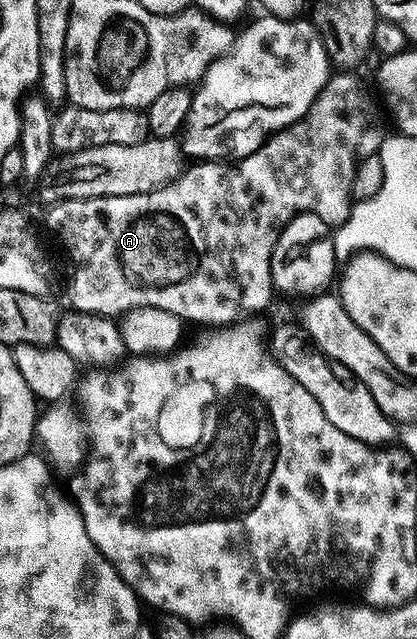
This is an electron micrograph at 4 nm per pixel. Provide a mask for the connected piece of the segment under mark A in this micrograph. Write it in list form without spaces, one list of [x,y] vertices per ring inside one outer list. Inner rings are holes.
[[[332,74],[329,75],[326,86],[318,94],[318,98],[314,98],[314,102],[310,106],[310,110],[305,116],[298,122],[294,122],[289,128],[284,128],[281,132],[273,132],[271,136],[265,140],[258,150],[254,150],[254,154],[250,154],[246,158],[237,160],[235,162],[196,162],[191,166],[193,168],[185,167],[181,171],[180,175],[176,179],[169,181],[168,184],[161,185],[160,188],[153,189],[152,192],[146,192],[144,194],[126,194],[125,196],[99,196],[98,198],[90,198],[89,200],[62,200],[59,204],[53,204],[47,209],[48,211],[48,228],[52,232],[57,232],[60,235],[62,243],[68,247],[68,252],[72,255],[72,260],[76,263],[76,269],[72,272],[72,285],[68,288],[68,296],[72,299],[70,302],[73,309],[77,309],[80,312],[92,312],[94,315],[106,316],[106,317],[117,317],[119,314],[127,312],[131,308],[141,308],[142,306],[150,306],[151,308],[157,308],[158,310],[166,310],[170,314],[180,317],[181,321],[188,322],[188,320],[194,320],[200,322],[206,326],[223,326],[225,324],[235,321],[237,318],[243,317],[245,314],[260,314],[264,307],[271,302],[272,296],[274,297],[274,289],[272,287],[272,271],[270,270],[270,262],[272,261],[272,255],[274,254],[274,246],[278,242],[278,238],[282,234],[282,230],[287,226],[288,223],[293,220],[295,216],[301,216],[303,212],[309,212],[314,214],[318,218],[322,218],[322,222],[326,222],[329,226],[339,226],[346,222],[346,218],[352,212],[353,199],[352,199],[352,183],[354,182],[354,170],[358,161],[366,156],[375,156],[380,151],[380,143],[383,142],[386,135],[386,129],[384,129],[385,117],[382,115],[381,105],[378,103],[377,97],[371,96],[368,93],[368,88],[363,84],[362,81],[356,77],[356,74]]]

